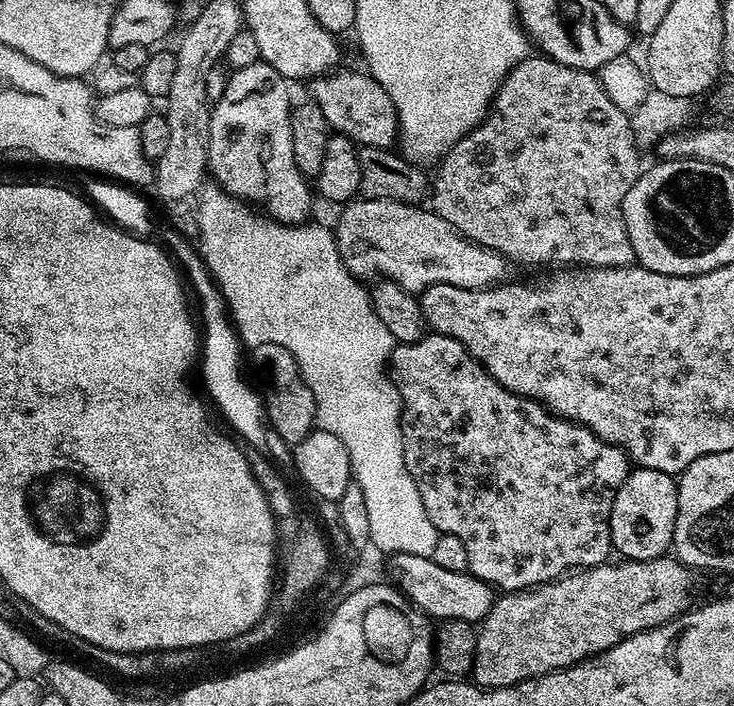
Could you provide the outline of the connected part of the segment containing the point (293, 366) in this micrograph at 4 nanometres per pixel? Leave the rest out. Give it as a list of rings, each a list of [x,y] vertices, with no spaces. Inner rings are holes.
[[[266,342],[251,349],[250,355],[252,355],[252,368],[256,371],[254,384],[263,397],[264,414],[268,417],[268,424],[285,444],[295,446],[317,427],[314,394],[310,386],[306,386],[306,378],[302,378],[298,362],[294,354],[286,350],[286,346]]]

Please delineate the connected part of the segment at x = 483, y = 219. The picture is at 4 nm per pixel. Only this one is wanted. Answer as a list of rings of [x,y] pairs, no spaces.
[[[529,54],[525,60],[518,62],[518,66],[508,71],[482,123],[473,132],[466,133],[439,161],[435,169],[436,176],[434,172],[434,179],[430,184],[430,208],[446,222],[450,222],[450,226],[454,226],[454,230],[458,230],[466,239],[494,250],[513,265],[548,264],[553,260],[556,266],[626,268],[635,261],[636,255],[626,234],[622,202],[626,198],[626,190],[634,186],[634,182],[641,174],[640,155],[641,149],[637,147],[635,136],[631,133],[629,113],[622,111],[608,97],[596,72],[583,72],[581,68],[562,66],[543,54]]]

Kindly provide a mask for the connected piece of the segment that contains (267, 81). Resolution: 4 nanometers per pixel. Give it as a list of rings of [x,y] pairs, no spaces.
[[[257,62],[235,69],[222,98],[211,105],[208,167],[211,179],[213,176],[213,181],[231,196],[259,206],[281,225],[300,226],[308,216],[314,192],[294,166],[294,100],[288,97],[288,88],[289,81],[269,64]]]

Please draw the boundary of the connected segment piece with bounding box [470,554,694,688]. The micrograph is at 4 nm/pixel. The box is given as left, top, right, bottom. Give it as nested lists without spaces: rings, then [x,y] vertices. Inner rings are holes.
[[[665,554],[654,558],[653,560],[626,560],[621,559],[620,564],[612,564],[613,562],[605,562],[594,566],[593,568],[581,568],[577,571],[568,573],[567,576],[560,576],[557,580],[551,580],[545,584],[540,584],[536,588],[526,588],[523,592],[505,592],[493,604],[492,609],[486,614],[484,620],[479,621],[478,631],[476,632],[476,657],[472,663],[470,673],[471,679],[479,688],[505,688],[506,686],[514,686],[521,684],[527,680],[533,680],[539,676],[545,676],[551,672],[557,672],[563,668],[569,668],[571,664],[580,664],[584,660],[590,659],[591,656],[602,654],[606,650],[610,650],[614,646],[618,646],[618,642],[622,642],[626,638],[630,638],[639,632],[645,632],[651,628],[657,628],[659,624],[665,624],[671,620],[675,620],[677,616],[681,616],[683,612],[689,611],[692,600],[692,576],[693,569],[688,568],[679,560],[671,555]]]

